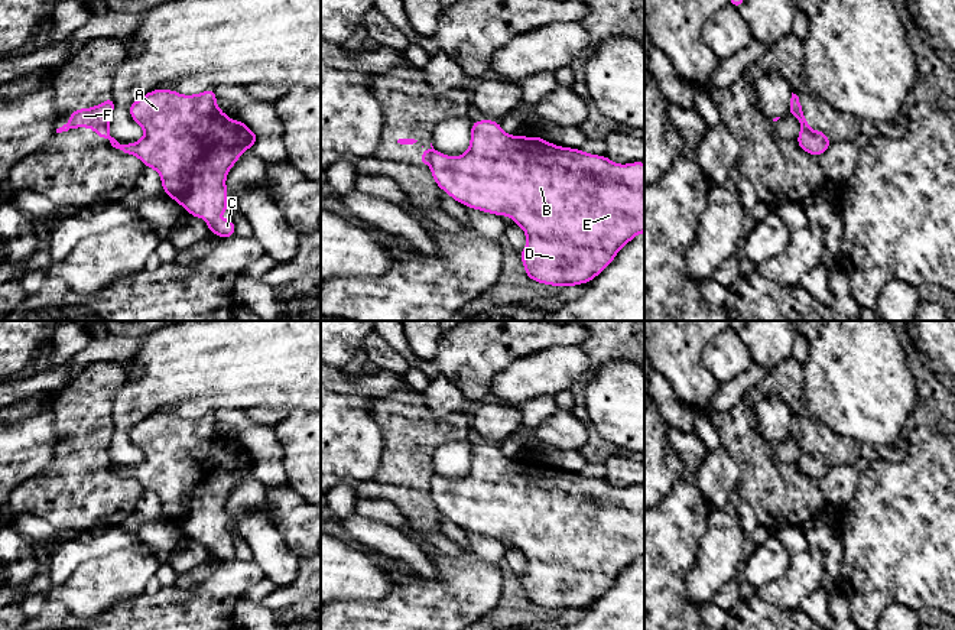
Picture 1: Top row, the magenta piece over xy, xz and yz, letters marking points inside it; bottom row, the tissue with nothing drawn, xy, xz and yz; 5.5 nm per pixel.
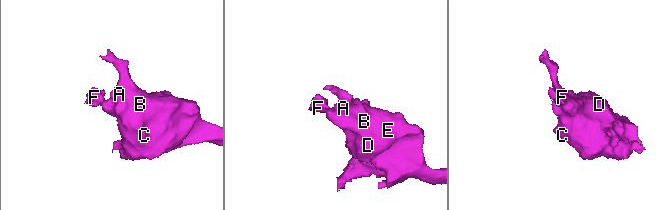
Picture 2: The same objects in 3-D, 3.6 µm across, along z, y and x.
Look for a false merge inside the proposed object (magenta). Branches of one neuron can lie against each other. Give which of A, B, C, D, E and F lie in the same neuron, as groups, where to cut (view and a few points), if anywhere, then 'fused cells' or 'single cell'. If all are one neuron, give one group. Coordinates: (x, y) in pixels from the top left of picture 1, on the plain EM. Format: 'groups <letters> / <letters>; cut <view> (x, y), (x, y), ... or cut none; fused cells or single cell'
groups A B C D E / F; cut xz (434, 473), (428, 487); fused cells

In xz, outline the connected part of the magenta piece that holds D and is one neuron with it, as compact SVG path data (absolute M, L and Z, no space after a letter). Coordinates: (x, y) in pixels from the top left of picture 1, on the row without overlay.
M481 444L472 445L471 449L471 467L468 474L458 480L451 481L438 474L433 474L429 481L429 491L432 494L433 504L455 525L464 527L465 530L475 532L484 536L496 539L507 539L516 548L519 548L526 556L527 569L520 575L520 582L524 588L524 597L529 603L545 607L549 610L575 610L581 607L588 607L591 603L597 601L615 581L615 578L639 556L644 556L644 487L633 486L628 488L618 488L611 486L607 480L588 478L579 472L561 471L548 467L540 459L526 461L526 459L510 459L504 457L498 445Z

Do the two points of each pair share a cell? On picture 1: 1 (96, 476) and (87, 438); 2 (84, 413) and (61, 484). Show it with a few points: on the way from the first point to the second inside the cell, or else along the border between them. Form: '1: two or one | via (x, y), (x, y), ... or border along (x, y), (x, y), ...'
1: one | via (88, 467), (88, 447)
2: one | via (84, 431), (84, 461), (78, 467)

